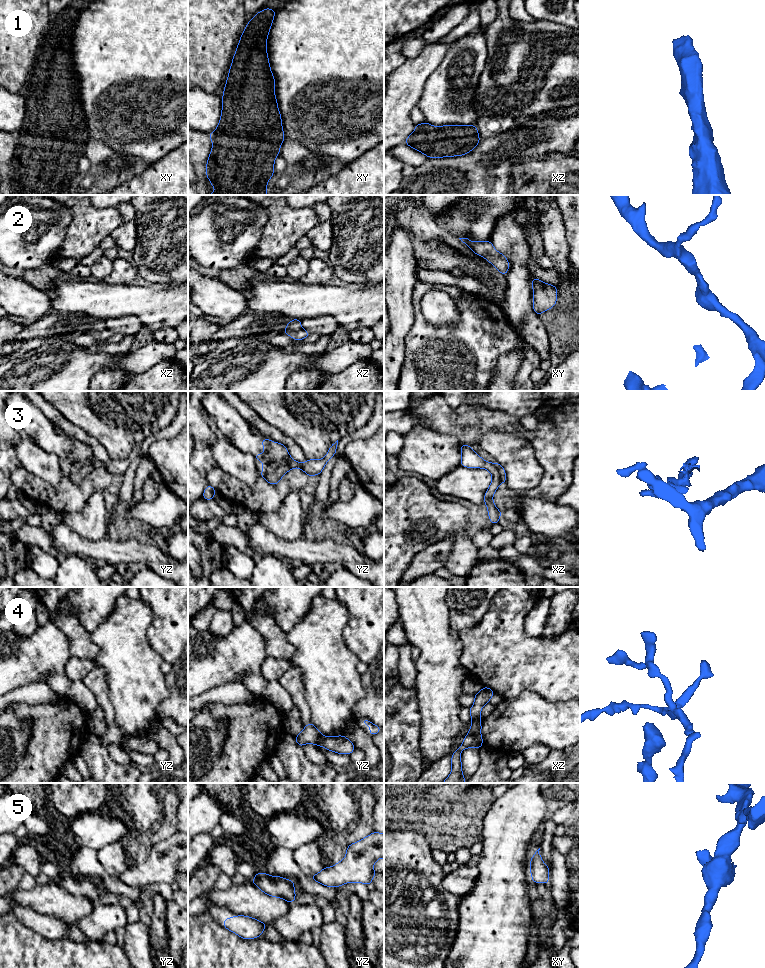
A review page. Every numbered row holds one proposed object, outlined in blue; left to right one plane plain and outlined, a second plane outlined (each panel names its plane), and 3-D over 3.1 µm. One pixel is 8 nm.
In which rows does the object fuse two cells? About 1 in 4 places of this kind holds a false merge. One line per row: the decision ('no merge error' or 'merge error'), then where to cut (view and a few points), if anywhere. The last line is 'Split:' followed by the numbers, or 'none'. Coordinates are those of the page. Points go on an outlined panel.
1: no merge error | no cut
2: no merge error | no cut
3: merge error | yz (291, 458), (287, 462), (273, 462), (263, 476)
4: no merge error | no cut
5: no merge error | no cut
Split: 3

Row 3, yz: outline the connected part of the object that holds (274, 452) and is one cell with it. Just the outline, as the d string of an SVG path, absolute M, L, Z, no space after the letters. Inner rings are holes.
M263 438L261 445L265 448L265 452L263 454L254 454L255 460L263 462L262 467L264 470L259 472L261 477L265 476L266 470L271 464L275 462L288 463L290 461L291 456L284 444Z

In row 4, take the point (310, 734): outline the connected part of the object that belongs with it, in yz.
M309 722L304 727L303 731L295 737L295 740L301 747L306 743L311 743L313 745L324 747L337 754L350 755L355 749L354 744L344 735L335 737L323 736L311 722Z

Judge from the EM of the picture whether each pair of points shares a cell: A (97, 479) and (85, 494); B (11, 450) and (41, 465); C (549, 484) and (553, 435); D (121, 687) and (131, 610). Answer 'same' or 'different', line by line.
A: same
B: same
C: same
D: same

